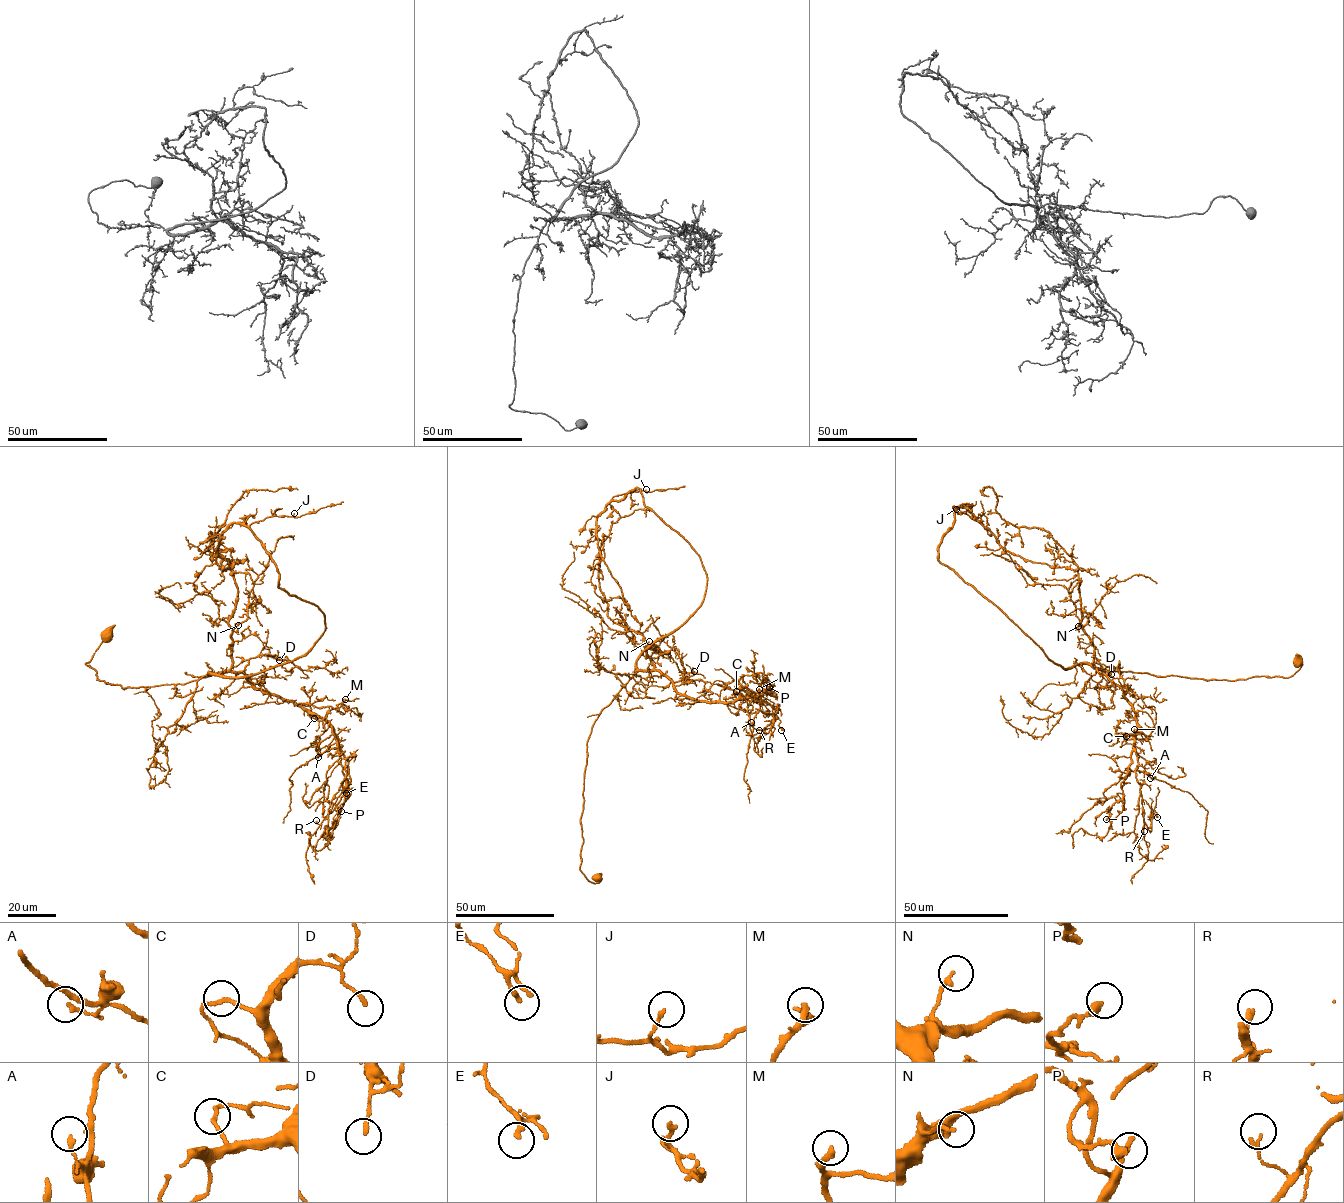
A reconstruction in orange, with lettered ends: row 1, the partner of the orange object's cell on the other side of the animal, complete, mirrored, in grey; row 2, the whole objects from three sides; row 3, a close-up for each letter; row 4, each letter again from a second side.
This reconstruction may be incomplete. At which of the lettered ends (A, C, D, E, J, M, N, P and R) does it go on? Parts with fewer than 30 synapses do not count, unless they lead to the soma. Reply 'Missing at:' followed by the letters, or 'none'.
Missing at: M

